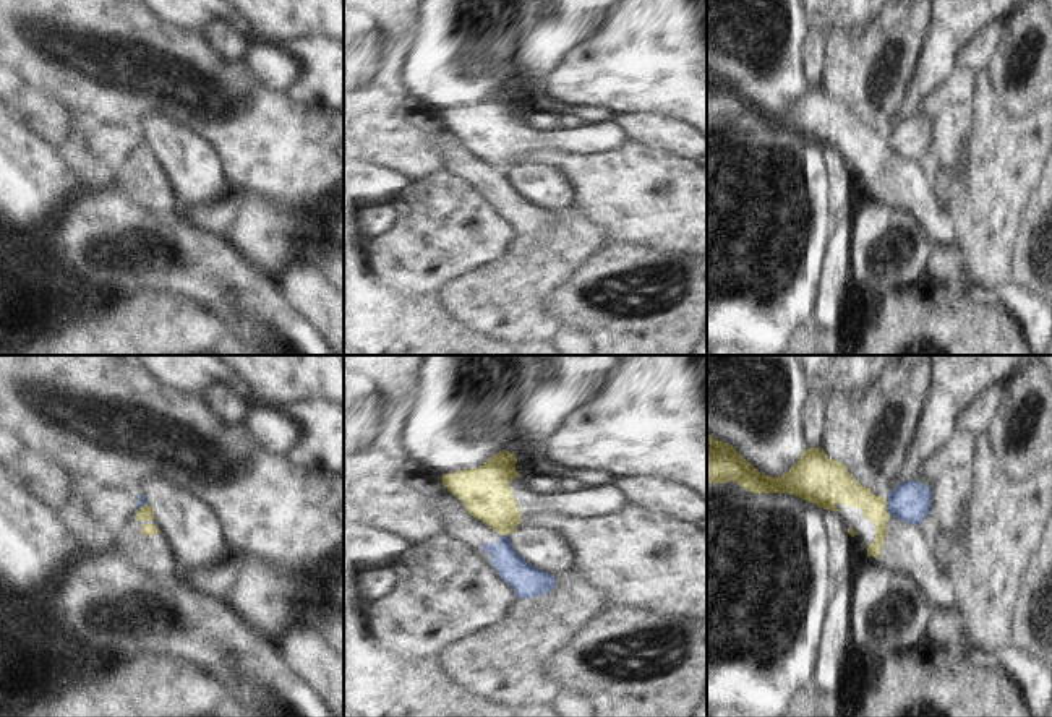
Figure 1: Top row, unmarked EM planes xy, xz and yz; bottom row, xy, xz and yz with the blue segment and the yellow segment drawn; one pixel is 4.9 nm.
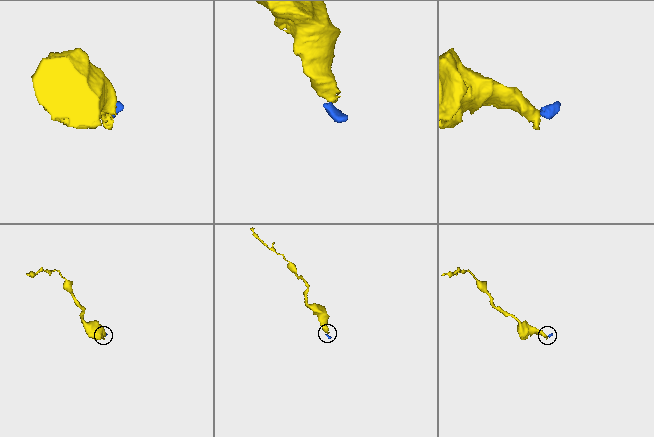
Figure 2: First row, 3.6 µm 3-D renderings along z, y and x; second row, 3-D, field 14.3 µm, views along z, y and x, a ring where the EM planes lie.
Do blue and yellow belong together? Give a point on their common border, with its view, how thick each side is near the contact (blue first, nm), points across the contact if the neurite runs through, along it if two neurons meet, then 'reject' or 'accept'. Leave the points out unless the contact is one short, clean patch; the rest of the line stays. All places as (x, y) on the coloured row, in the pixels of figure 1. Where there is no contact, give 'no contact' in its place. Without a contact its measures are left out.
yz (887, 506) | 200/160 nm | along yz (885, 497), (885, 506), (890, 515) | reject

